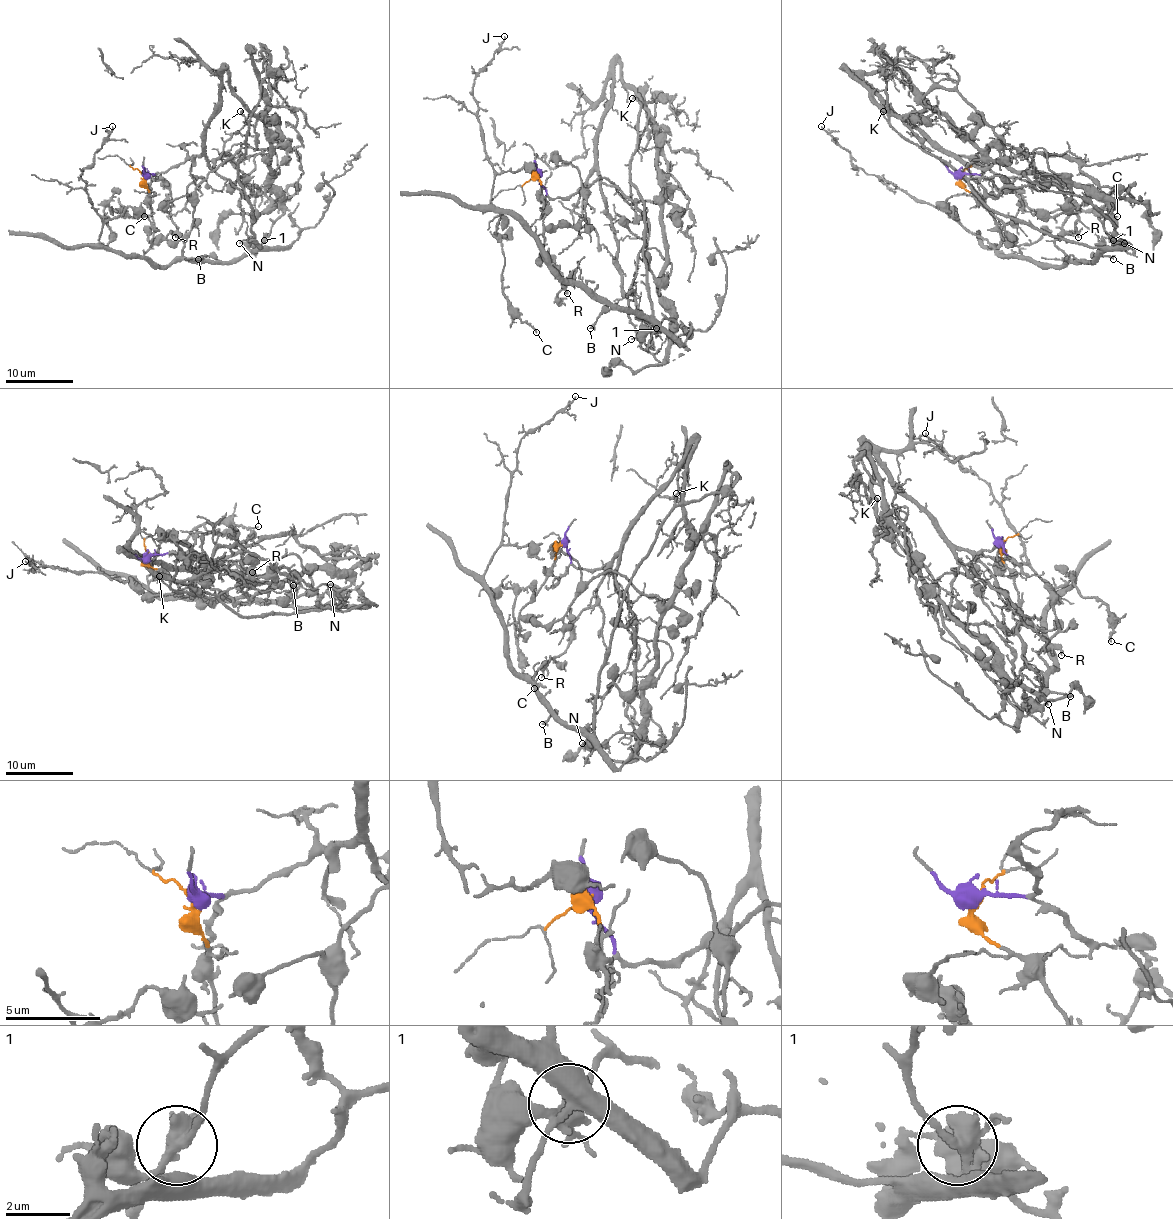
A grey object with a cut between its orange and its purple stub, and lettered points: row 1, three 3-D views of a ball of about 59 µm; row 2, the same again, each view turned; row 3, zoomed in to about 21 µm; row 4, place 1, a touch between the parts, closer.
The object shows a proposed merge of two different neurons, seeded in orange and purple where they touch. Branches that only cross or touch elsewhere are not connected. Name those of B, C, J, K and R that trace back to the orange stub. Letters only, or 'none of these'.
B, C, J, K, R

